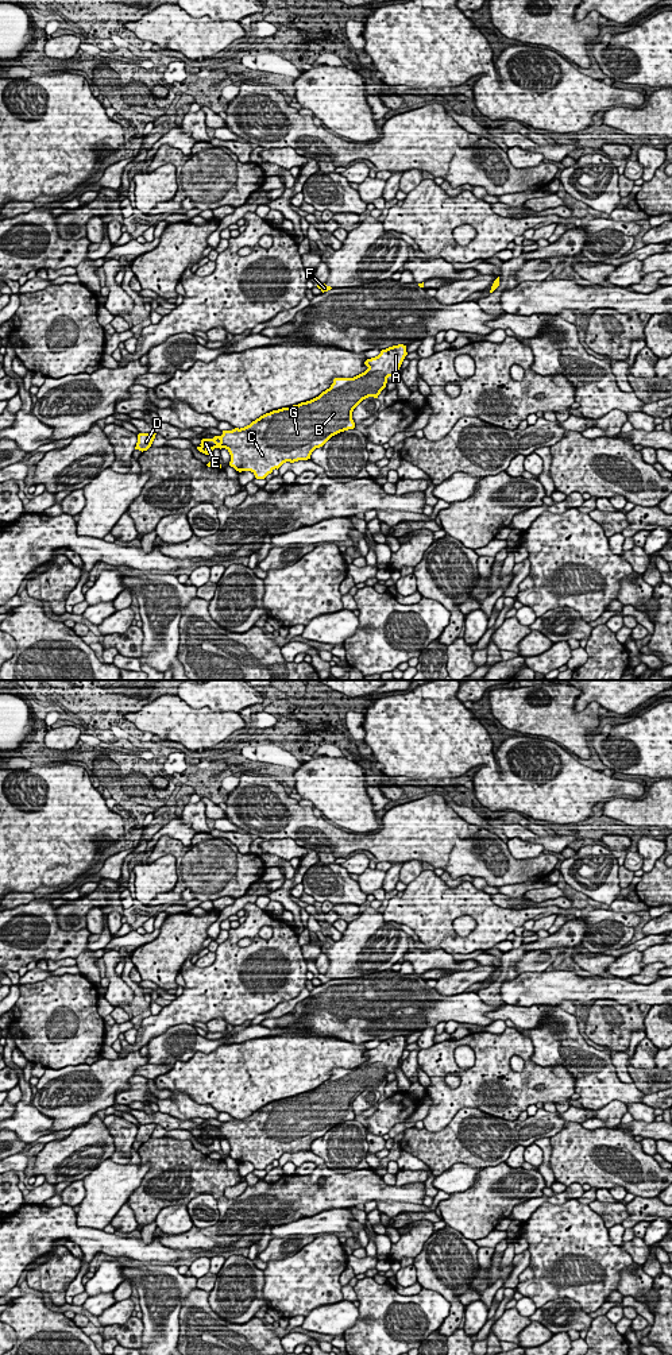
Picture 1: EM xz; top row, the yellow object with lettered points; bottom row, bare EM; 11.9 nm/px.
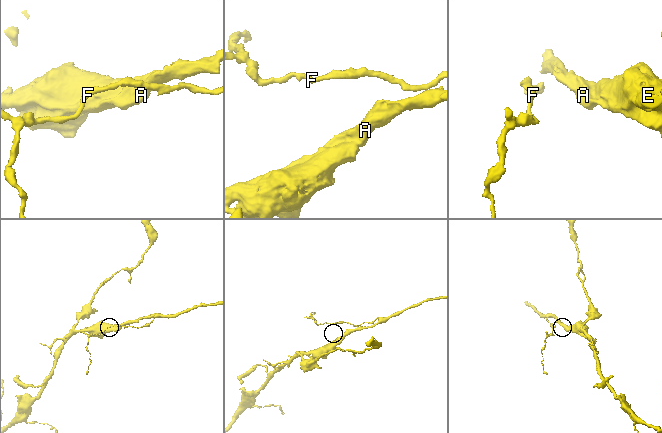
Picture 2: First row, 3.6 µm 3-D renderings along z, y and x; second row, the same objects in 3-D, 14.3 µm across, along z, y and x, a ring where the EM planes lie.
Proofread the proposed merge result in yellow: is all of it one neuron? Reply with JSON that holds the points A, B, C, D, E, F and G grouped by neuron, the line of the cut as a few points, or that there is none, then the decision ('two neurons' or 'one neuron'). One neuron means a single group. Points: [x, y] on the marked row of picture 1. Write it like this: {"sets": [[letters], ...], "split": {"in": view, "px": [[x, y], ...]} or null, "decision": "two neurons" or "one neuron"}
{"sets": [["A", "B", "C", "D", "E", "F", "G"]], "split": null, "decision": "one neuron"}

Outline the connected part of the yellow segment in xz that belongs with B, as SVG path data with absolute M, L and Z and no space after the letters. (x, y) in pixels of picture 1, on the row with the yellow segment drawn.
M398 344L382 350L375 358L367 359L368 367L354 378L335 378L329 389L318 397L266 413L244 428L223 431L221 436L202 439L197 449L209 455L215 448L225 448L231 455L229 466L236 471L251 471L256 479L264 479L283 463L308 460L316 448L323 447L332 436L355 428L354 409L366 398L378 398L386 387L387 378L395 377L408 355L406 345Z

